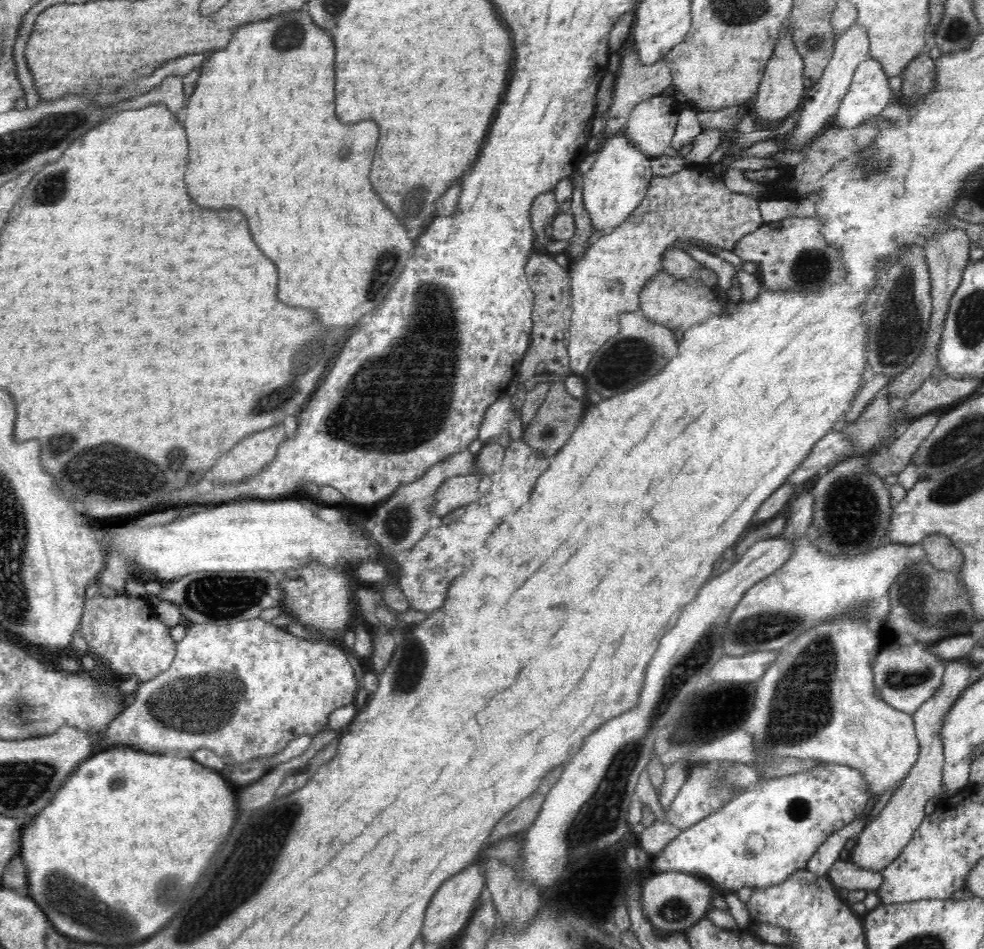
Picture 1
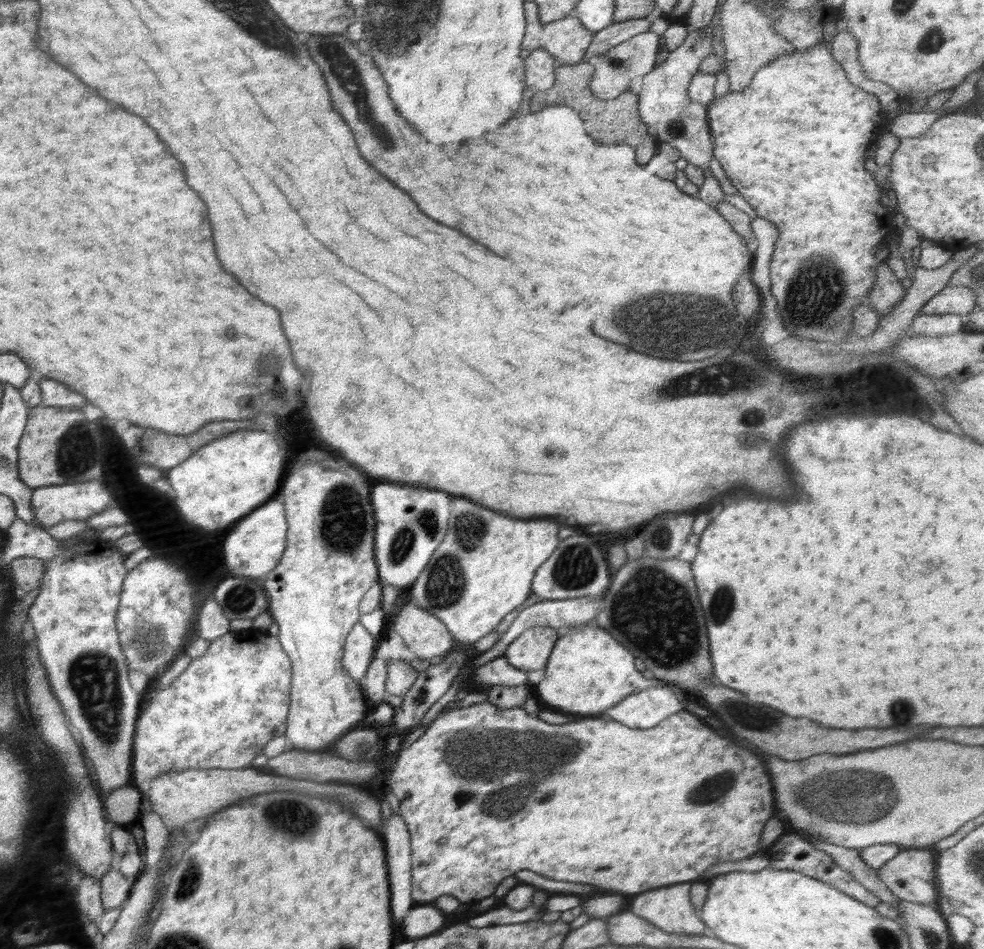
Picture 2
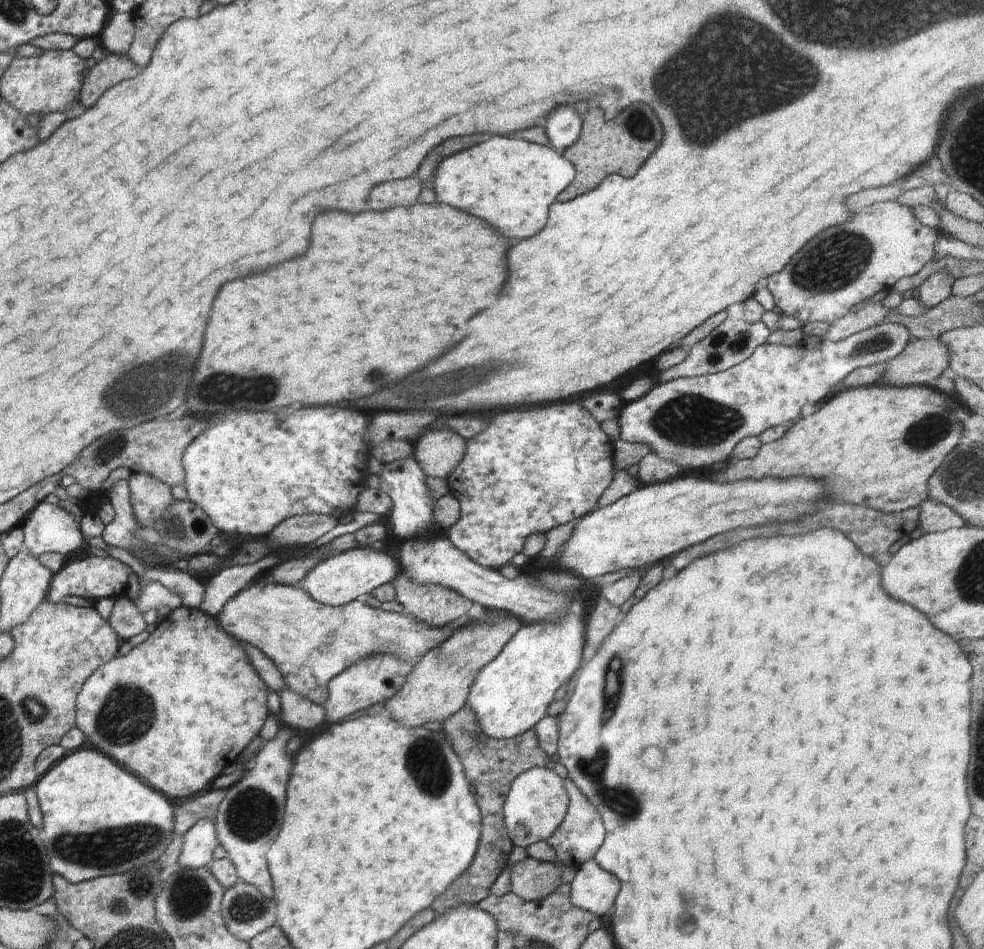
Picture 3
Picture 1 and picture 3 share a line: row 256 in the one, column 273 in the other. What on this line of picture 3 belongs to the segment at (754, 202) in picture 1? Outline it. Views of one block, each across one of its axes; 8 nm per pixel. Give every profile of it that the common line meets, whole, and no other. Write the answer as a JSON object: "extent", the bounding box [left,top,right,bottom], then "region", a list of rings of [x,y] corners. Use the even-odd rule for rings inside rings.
{"extent":[216,578,453,706],"region":[[[258,578],[243,588],[234,598],[226,602],[216,618],[231,637],[259,648],[269,657],[284,676],[288,689],[292,689],[296,694],[323,706],[329,695],[329,680],[338,676],[353,662],[374,653],[385,652],[394,653],[404,660],[414,659],[418,655],[424,656],[432,647],[439,645],[453,632],[452,626],[434,628],[426,623],[420,623],[410,616],[406,617],[400,613],[371,607],[358,599],[339,607],[325,605],[316,602],[306,592],[306,589],[300,586],[291,587],[278,584],[268,578]]]}

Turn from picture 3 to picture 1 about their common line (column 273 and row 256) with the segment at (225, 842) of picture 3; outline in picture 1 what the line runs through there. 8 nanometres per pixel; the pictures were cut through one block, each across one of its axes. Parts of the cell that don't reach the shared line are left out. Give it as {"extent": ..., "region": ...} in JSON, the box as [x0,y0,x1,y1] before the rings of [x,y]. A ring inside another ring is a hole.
{"extent":[731,217,846,292],"region":[[[790,217],[765,223],[754,232],[744,236],[731,250],[744,262],[754,262],[760,266],[764,290],[780,292],[816,292],[840,284],[846,278],[842,254],[828,246],[820,234],[820,222],[812,217]]]}

